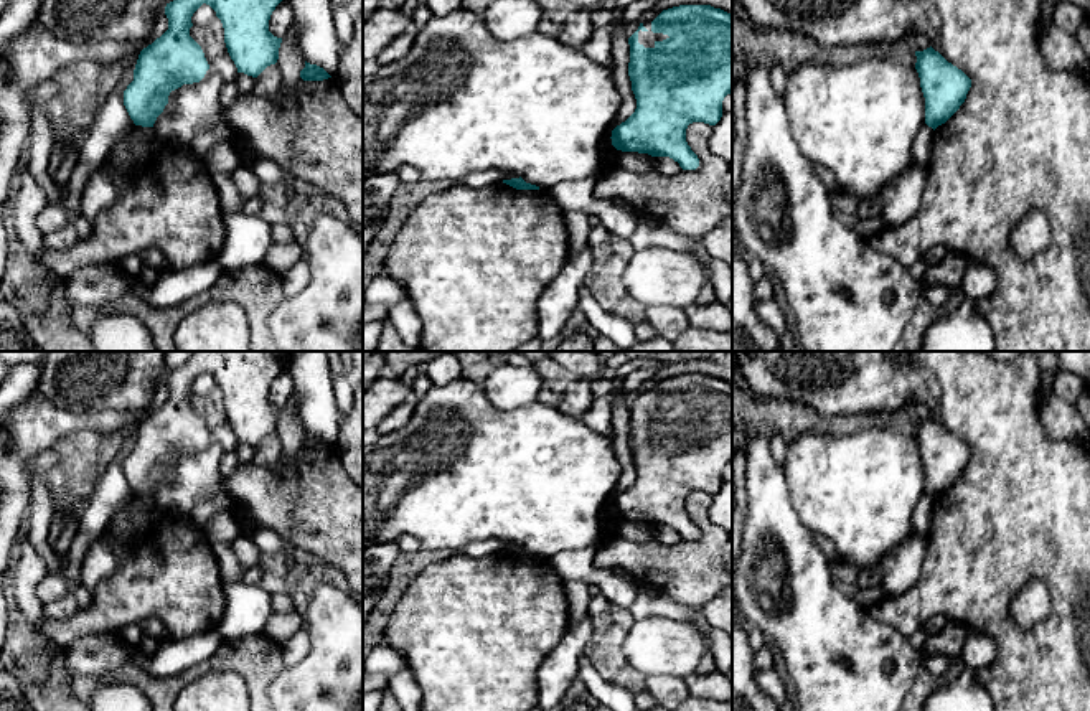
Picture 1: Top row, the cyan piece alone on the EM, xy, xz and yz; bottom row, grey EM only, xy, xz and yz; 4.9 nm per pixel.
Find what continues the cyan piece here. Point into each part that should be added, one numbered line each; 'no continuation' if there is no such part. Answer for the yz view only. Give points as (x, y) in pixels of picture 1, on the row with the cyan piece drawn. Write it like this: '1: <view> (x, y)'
no continuation

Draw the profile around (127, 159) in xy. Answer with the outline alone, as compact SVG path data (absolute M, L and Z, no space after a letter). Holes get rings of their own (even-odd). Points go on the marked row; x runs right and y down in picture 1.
M153 127L135 129L110 150L106 165L92 173L81 193L79 216L92 221L99 213L114 206L127 185L147 165L157 140Z

